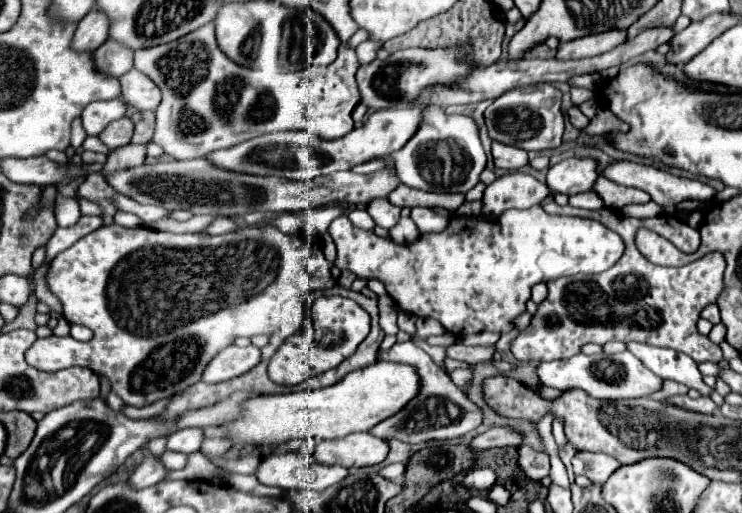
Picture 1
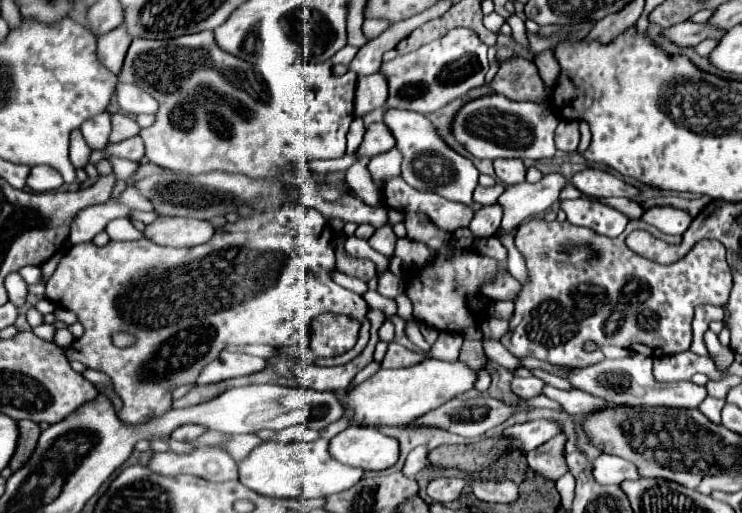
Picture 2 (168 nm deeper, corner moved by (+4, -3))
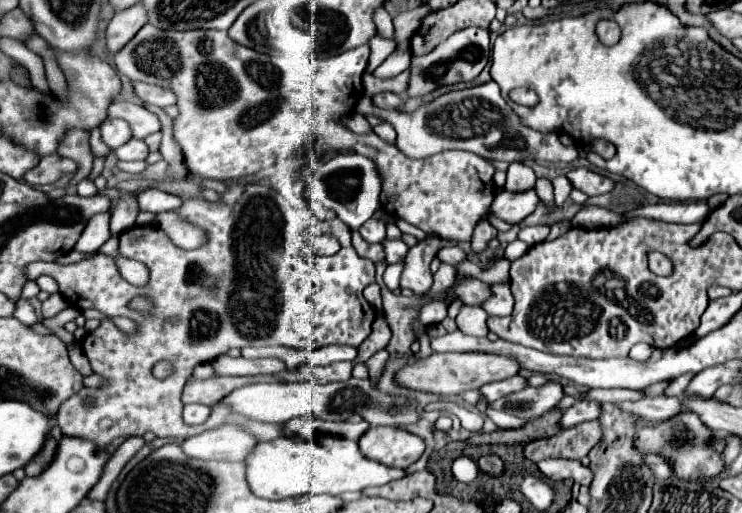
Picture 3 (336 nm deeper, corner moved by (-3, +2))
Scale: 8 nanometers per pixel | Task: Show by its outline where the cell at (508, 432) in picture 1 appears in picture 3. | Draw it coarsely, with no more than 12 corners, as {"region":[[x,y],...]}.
{"region":[[583,400],[563,412],[561,428],[597,420],[601,404]]}

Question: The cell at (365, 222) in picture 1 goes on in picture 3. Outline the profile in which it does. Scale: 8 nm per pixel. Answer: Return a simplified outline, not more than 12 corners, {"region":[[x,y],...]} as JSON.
{"region":[[367,220],[359,228],[369,242],[385,240],[385,224]]}

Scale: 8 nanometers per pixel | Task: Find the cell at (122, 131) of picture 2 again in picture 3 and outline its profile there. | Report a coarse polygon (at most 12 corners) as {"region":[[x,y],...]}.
{"region":[[113,102],[109,118],[127,120],[135,138],[161,130],[145,106]]}

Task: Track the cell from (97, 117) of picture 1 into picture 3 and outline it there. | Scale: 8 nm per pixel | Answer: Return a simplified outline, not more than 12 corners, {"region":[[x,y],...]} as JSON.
{"region":[[107,118],[101,138],[111,150],[133,138],[125,120]]}

